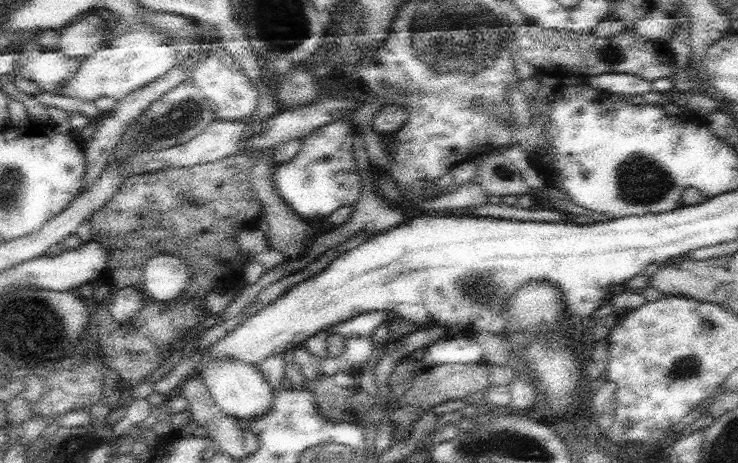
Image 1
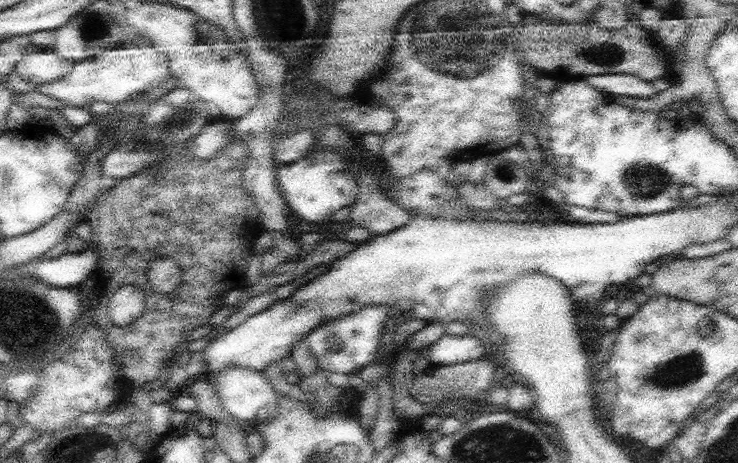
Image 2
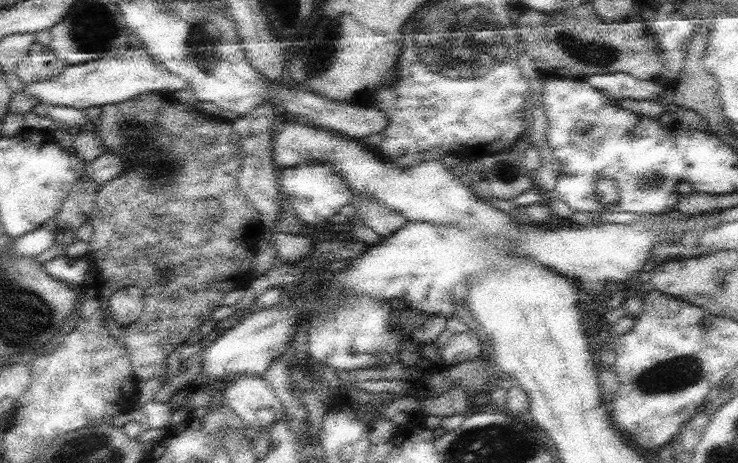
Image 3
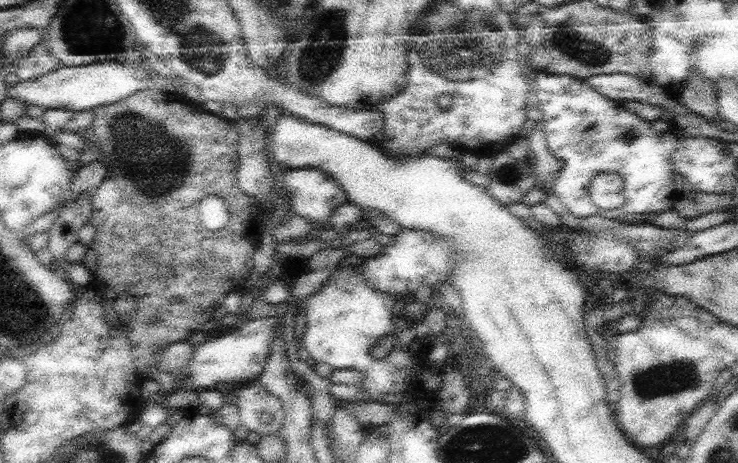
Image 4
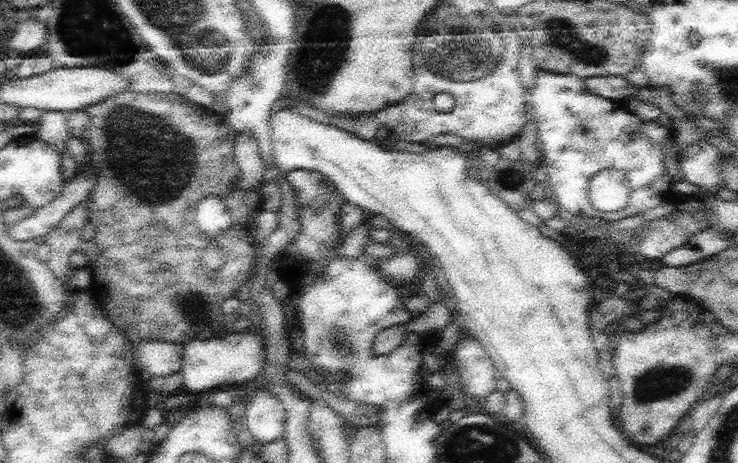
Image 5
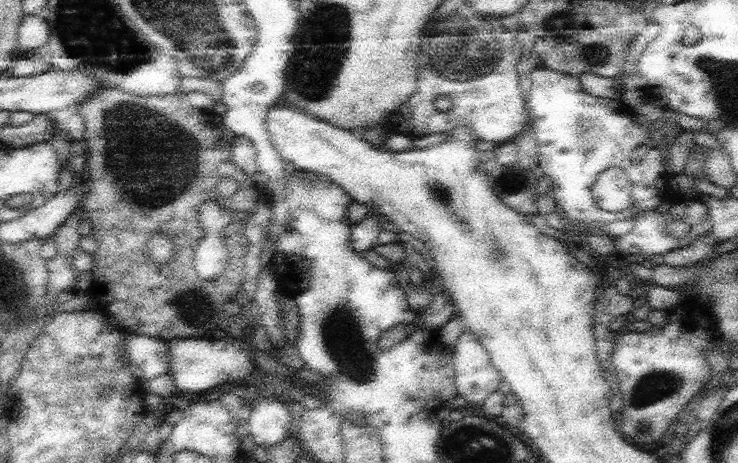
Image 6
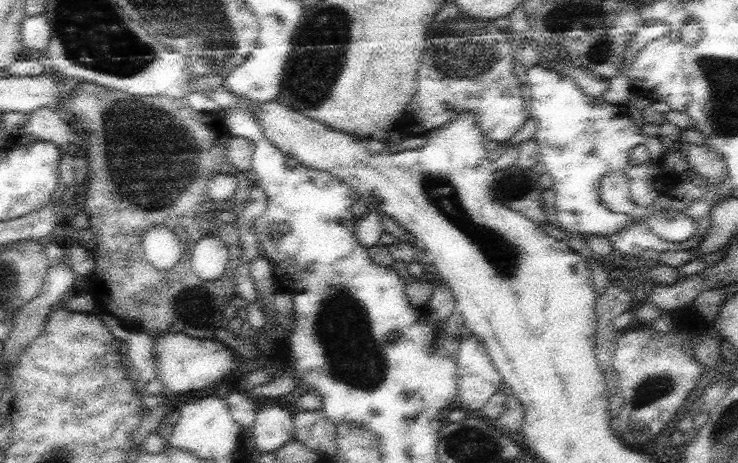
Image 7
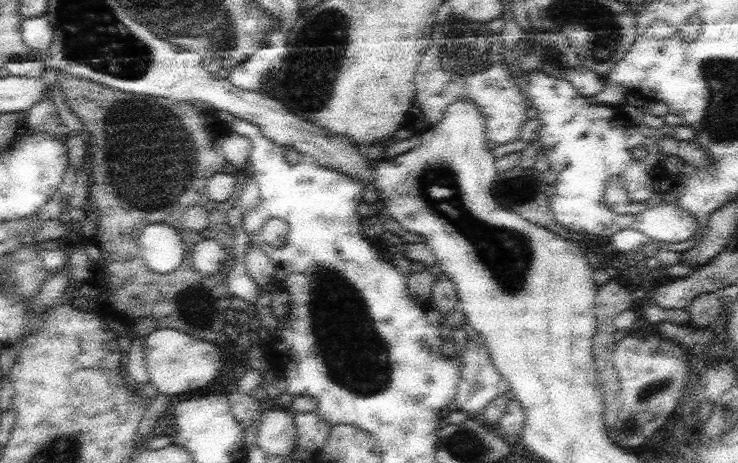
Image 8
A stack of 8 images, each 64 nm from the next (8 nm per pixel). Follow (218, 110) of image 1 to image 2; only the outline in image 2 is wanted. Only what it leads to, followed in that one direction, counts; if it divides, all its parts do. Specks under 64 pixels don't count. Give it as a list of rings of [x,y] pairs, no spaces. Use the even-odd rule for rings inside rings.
[[[144,1],[132,9],[123,10],[129,32],[150,38],[154,49],[166,54],[173,76],[178,76],[181,85],[194,90],[206,103],[213,102],[220,109],[220,118],[234,121],[246,116],[256,106],[260,87],[247,56],[236,51],[220,25],[210,24],[202,15],[170,3]]]

